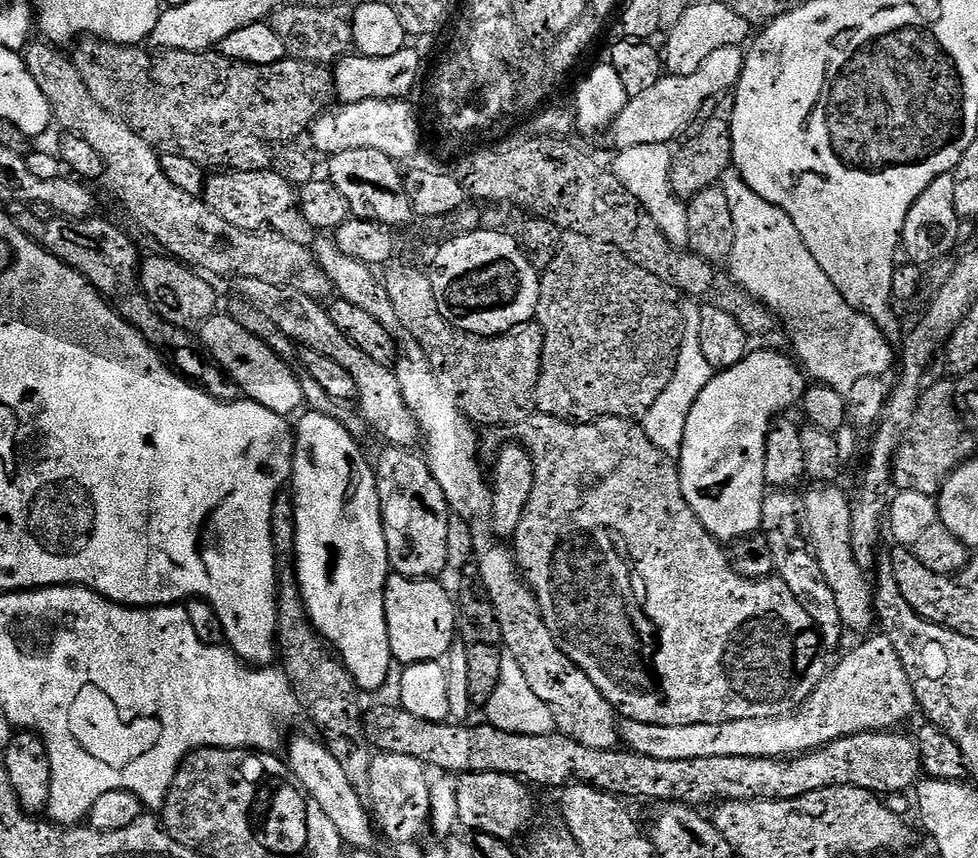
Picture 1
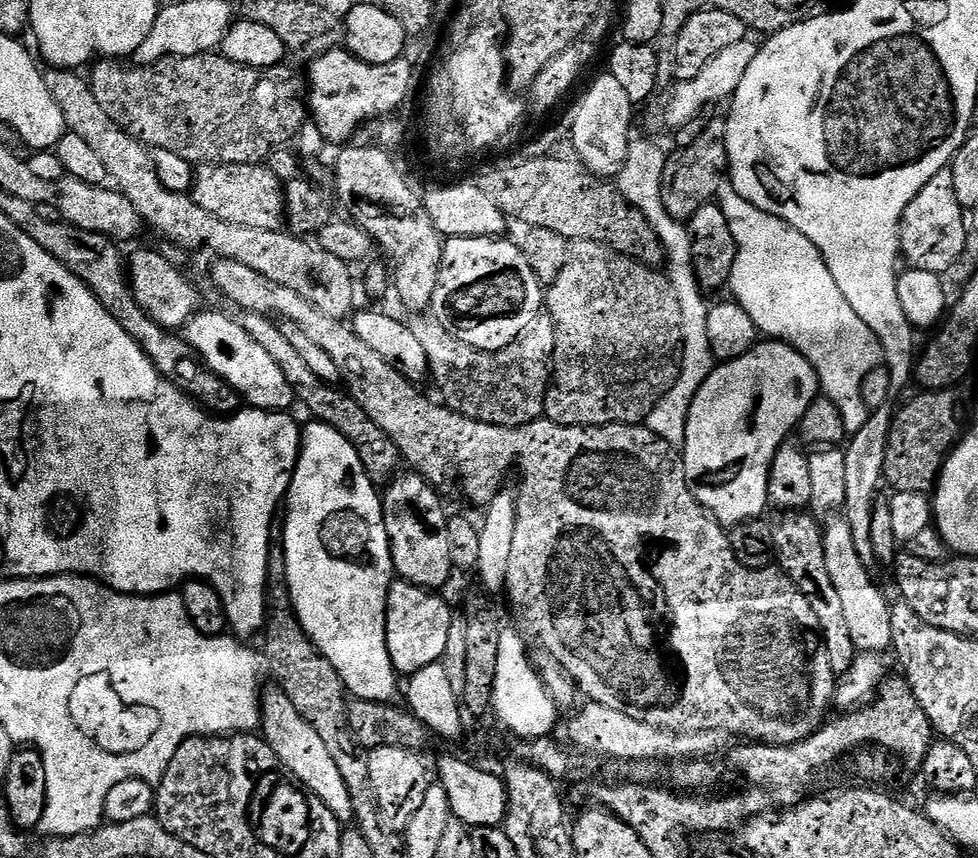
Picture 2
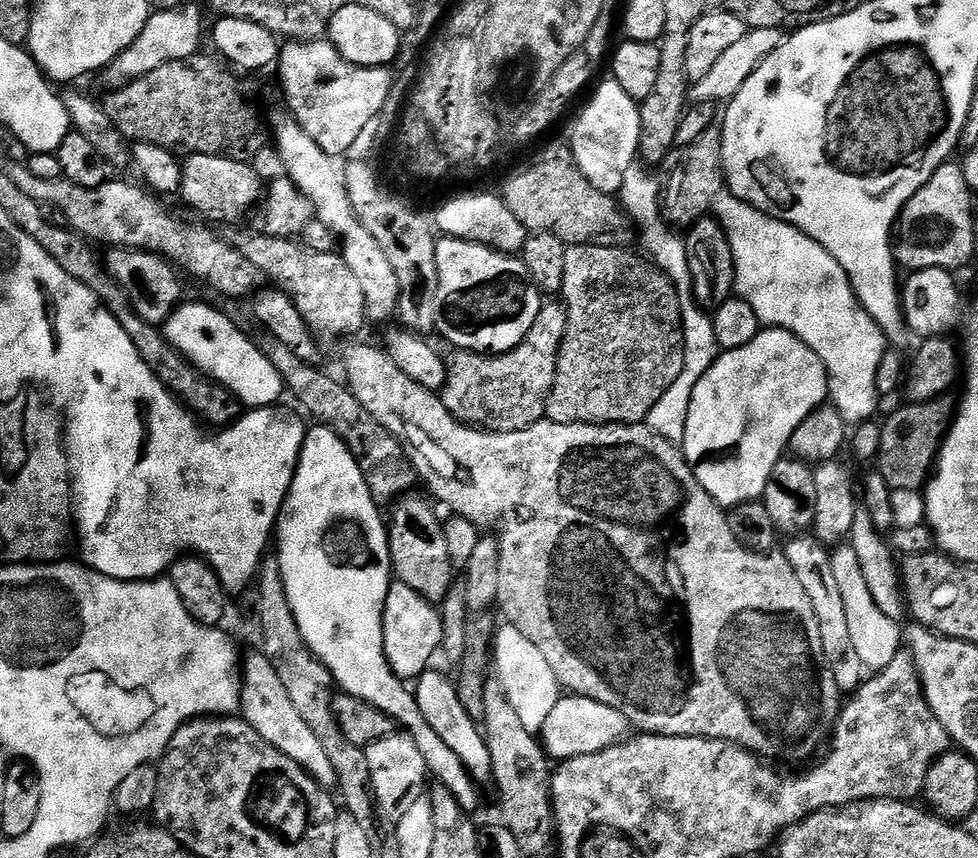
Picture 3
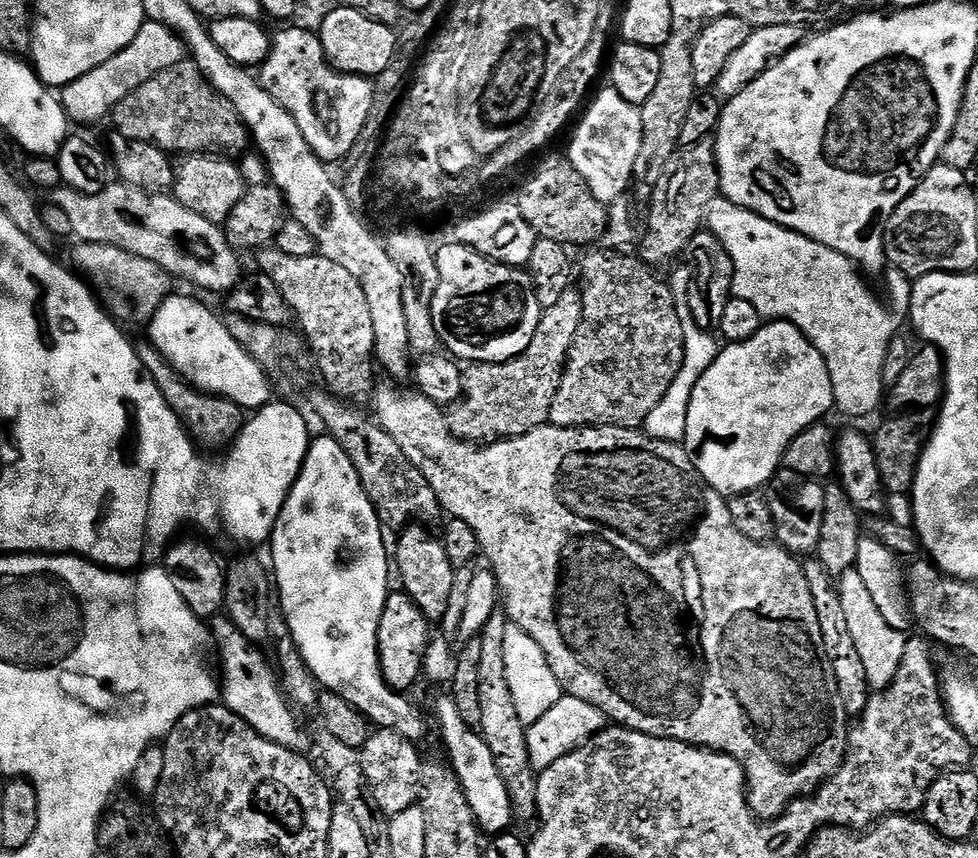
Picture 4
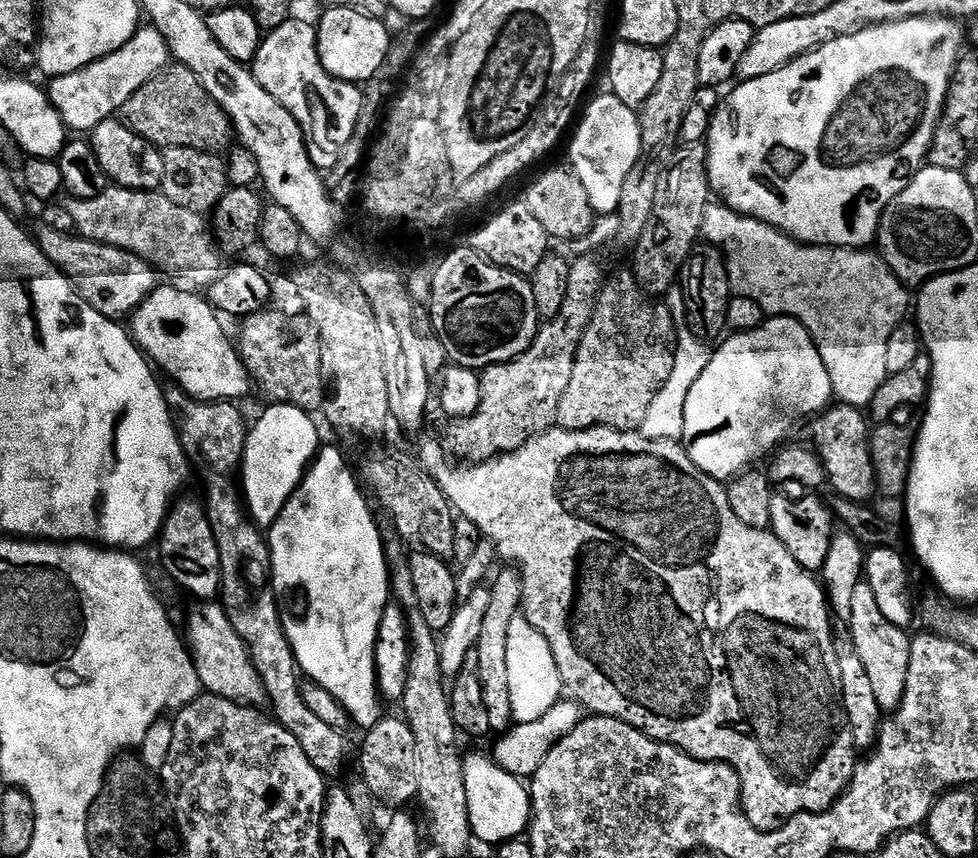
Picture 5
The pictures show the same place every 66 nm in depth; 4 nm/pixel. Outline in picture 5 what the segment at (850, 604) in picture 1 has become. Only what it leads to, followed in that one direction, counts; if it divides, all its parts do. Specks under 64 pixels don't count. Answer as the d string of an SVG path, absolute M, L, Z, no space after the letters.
M862 582L854 590L852 617L848 621L854 646L866 666L867 677L874 689L878 706L884 714L891 714L902 702L906 690L906 670L910 666L910 646L912 641L905 629L892 625L878 608L874 591L867 582Z

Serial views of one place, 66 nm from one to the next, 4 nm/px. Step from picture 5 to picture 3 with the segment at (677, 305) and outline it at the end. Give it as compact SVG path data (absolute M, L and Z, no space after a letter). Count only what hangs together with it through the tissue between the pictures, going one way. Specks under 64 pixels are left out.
M637 162L626 170L626 178L622 178L622 186L618 193L618 203L624 209L624 215L628 217L633 229L640 236L640 244L643 255L651 263L655 264L661 272L667 276L668 281L674 286L674 290L680 299L680 309L682 310L682 326L684 327L684 365L682 374L674 378L674 386L654 402L654 410L650 410L646 421L646 427L654 434L666 438L677 446L683 445L686 434L686 418L690 414L690 402L694 394L694 386L710 370L710 366L715 362L718 349L714 338L714 326L712 316L705 312L703 308L696 305L692 298L692 279L690 278L690 258L686 254L684 236L679 231L673 230L664 218L660 210L660 194L662 184L648 172L649 169L643 163Z

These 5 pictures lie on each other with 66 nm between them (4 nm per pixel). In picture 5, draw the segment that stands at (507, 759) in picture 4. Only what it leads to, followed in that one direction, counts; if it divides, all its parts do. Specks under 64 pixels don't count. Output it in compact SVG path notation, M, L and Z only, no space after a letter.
M508 570L490 584L490 606L486 606L486 619L482 622L482 634L474 651L478 654L478 682L482 684L482 703L486 706L486 715L490 718L491 731L503 734L513 727L510 710L510 673L506 667L506 637L510 634L510 622L521 615L524 603L524 586L520 573Z

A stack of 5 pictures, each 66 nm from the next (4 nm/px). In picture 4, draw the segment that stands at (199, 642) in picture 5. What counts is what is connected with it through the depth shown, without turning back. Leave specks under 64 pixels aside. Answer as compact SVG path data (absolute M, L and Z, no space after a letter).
M219 614L211 618L210 636L214 641L215 655L216 652L220 655L218 683L224 707L258 730L262 738L293 750L303 749L304 732L296 721L297 713L285 695L273 661L269 657L267 660L260 653L261 649L247 640L242 630L238 630L238 626L234 626L227 615Z

